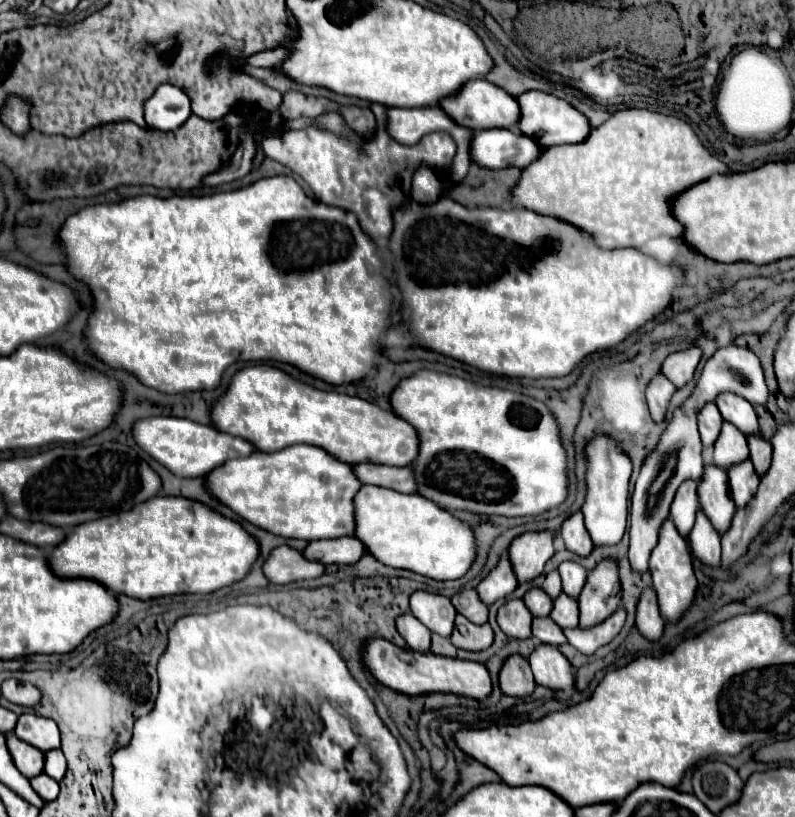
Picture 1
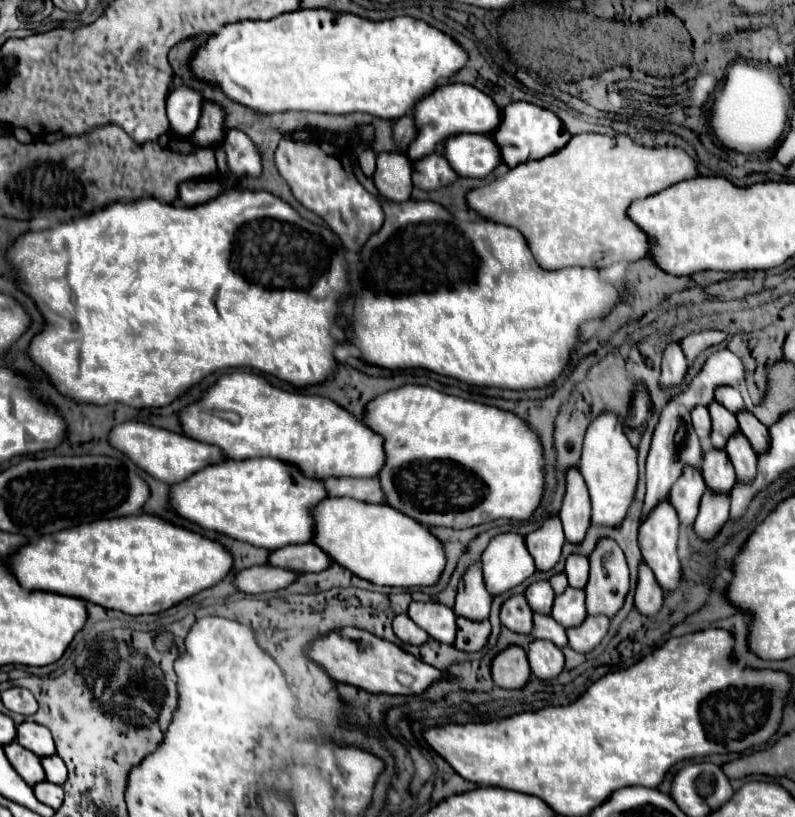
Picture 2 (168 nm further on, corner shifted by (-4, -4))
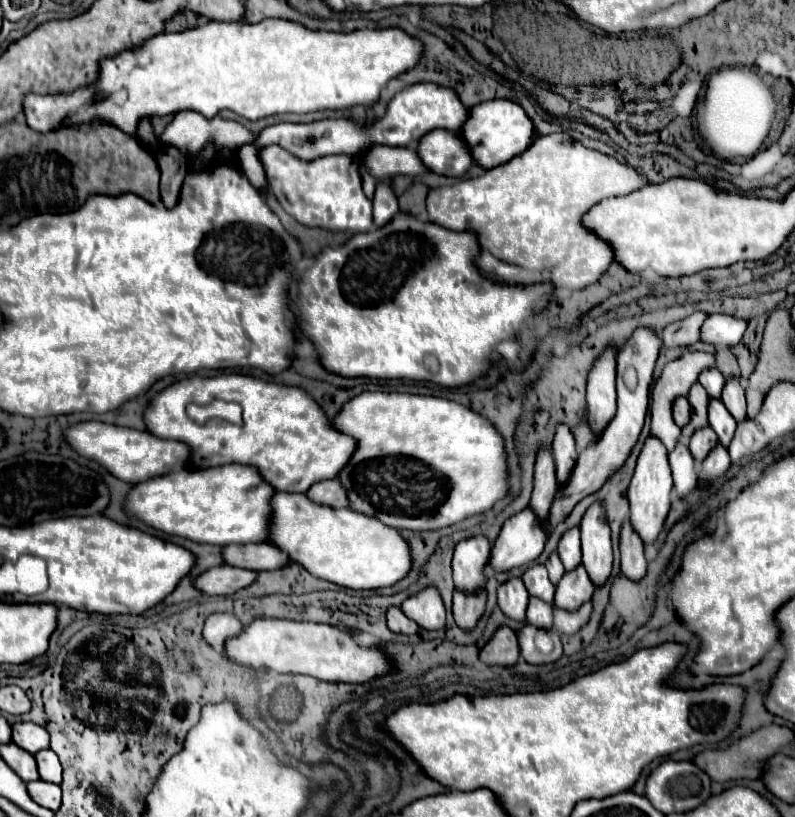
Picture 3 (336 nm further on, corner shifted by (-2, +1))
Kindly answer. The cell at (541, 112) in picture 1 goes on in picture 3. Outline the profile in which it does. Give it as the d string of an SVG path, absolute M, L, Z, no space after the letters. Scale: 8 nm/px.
M493 99L487 103L479 103L479 107L471 109L471 115L467 117L467 123L463 123L459 135L467 139L467 147L471 147L475 163L483 169L493 169L501 163L507 163L507 159L523 153L535 139L535 129L521 105L507 99Z

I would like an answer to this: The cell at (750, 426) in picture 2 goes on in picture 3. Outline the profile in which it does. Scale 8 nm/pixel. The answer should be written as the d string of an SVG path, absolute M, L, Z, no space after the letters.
M729 377L725 387L723 387L723 395L721 395L723 405L727 407L727 411L735 417L735 421L741 421L747 417L745 413L745 391L741 387L739 377Z

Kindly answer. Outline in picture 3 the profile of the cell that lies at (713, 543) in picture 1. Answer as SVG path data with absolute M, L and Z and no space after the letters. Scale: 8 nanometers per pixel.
M717 443L717 445L713 447L713 451L709 451L707 459L703 459L701 471L699 471L699 479L701 479L703 483L707 483L707 481L711 481L711 479L723 477L725 471L729 469L729 465L731 465L731 459L729 459L727 449L725 449L721 443Z

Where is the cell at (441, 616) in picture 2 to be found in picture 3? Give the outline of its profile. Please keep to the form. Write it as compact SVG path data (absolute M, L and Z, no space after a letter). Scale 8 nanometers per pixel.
M425 587L403 601L401 611L413 619L421 629L435 631L445 627L445 605L437 587Z

